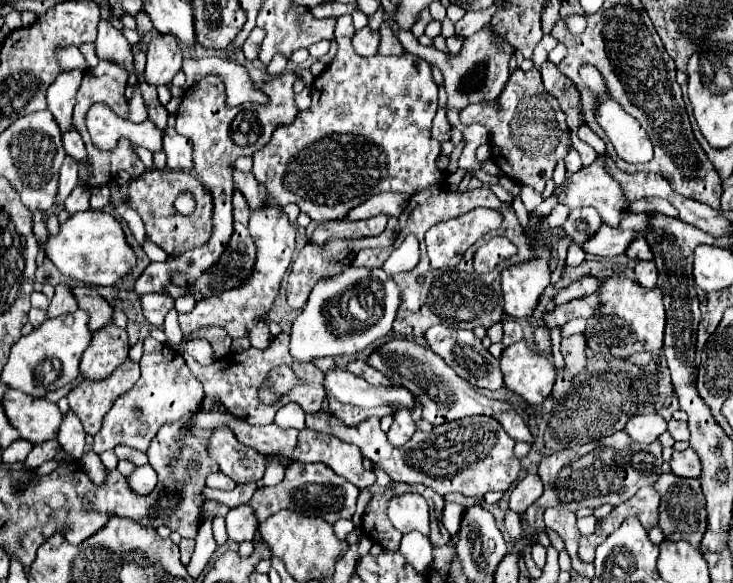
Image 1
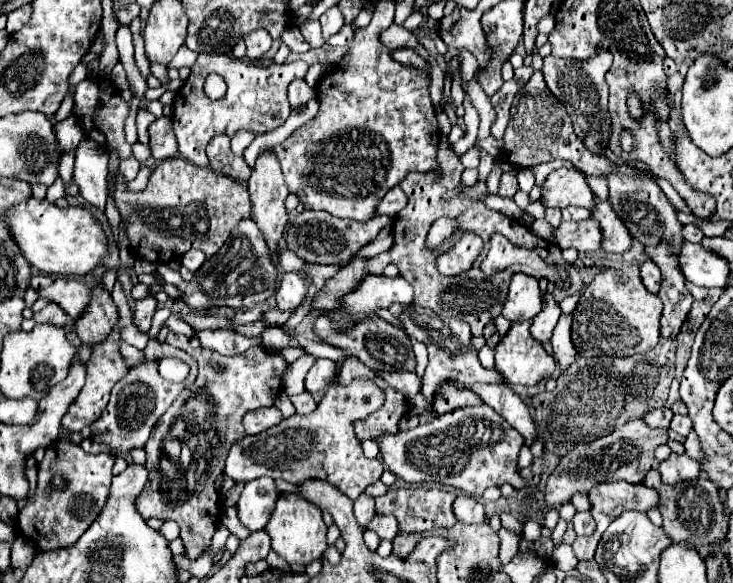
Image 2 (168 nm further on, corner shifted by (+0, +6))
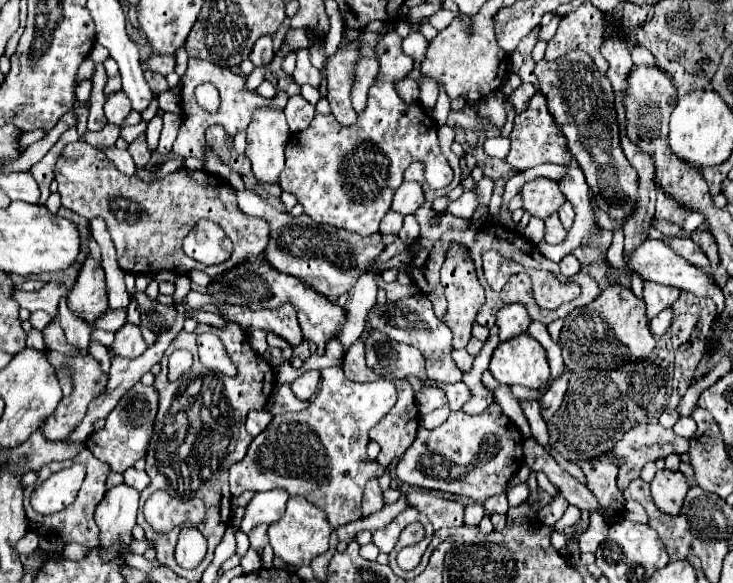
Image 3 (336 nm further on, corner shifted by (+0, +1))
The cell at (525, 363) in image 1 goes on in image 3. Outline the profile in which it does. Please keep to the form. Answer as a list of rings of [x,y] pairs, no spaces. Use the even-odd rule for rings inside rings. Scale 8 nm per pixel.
[[[523,332],[495,348],[489,372],[509,386],[521,384],[527,388],[539,388],[549,378],[547,354],[535,338]]]

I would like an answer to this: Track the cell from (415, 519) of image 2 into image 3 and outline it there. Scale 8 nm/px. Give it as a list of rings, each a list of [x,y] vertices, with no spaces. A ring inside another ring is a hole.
[[[409,492],[409,506],[423,512],[435,530],[439,528],[453,528],[463,524],[463,504],[455,500],[447,500],[443,496],[435,496],[429,492]]]

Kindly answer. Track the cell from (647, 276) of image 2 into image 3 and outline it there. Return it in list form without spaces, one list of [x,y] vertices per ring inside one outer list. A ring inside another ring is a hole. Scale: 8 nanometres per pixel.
[[[645,284],[643,300],[647,304],[647,318],[655,318],[661,310],[671,308],[673,302],[679,298],[679,288],[667,288],[659,284]]]

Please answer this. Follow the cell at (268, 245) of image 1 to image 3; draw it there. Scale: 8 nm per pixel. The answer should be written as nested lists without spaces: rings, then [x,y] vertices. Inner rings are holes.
[[[263,106],[253,112],[247,128],[247,158],[253,164],[253,176],[261,182],[277,184],[285,166],[283,150],[289,140],[289,126],[283,110]]]

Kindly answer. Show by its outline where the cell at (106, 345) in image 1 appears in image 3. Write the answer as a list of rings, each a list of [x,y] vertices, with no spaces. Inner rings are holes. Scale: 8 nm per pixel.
[[[87,254],[75,286],[67,294],[69,308],[77,314],[87,318],[87,322],[97,320],[107,310],[107,290],[103,280],[103,268],[101,264]]]

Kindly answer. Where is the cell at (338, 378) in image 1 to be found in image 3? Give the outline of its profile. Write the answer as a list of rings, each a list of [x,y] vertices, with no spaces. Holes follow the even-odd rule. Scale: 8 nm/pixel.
[[[319,370],[303,372],[297,380],[291,382],[291,390],[293,390],[293,394],[295,394],[299,400],[303,400],[303,402],[309,400],[309,398],[315,394],[315,390],[317,390],[317,382],[319,382],[319,378],[321,378]]]

